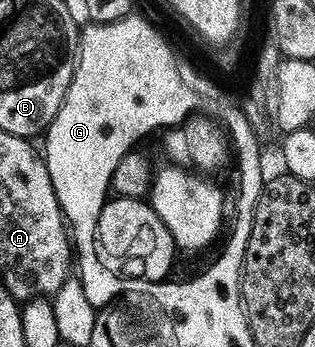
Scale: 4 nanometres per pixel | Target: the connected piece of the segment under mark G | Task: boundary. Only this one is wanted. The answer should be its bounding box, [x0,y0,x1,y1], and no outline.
[43,16,194,238]

